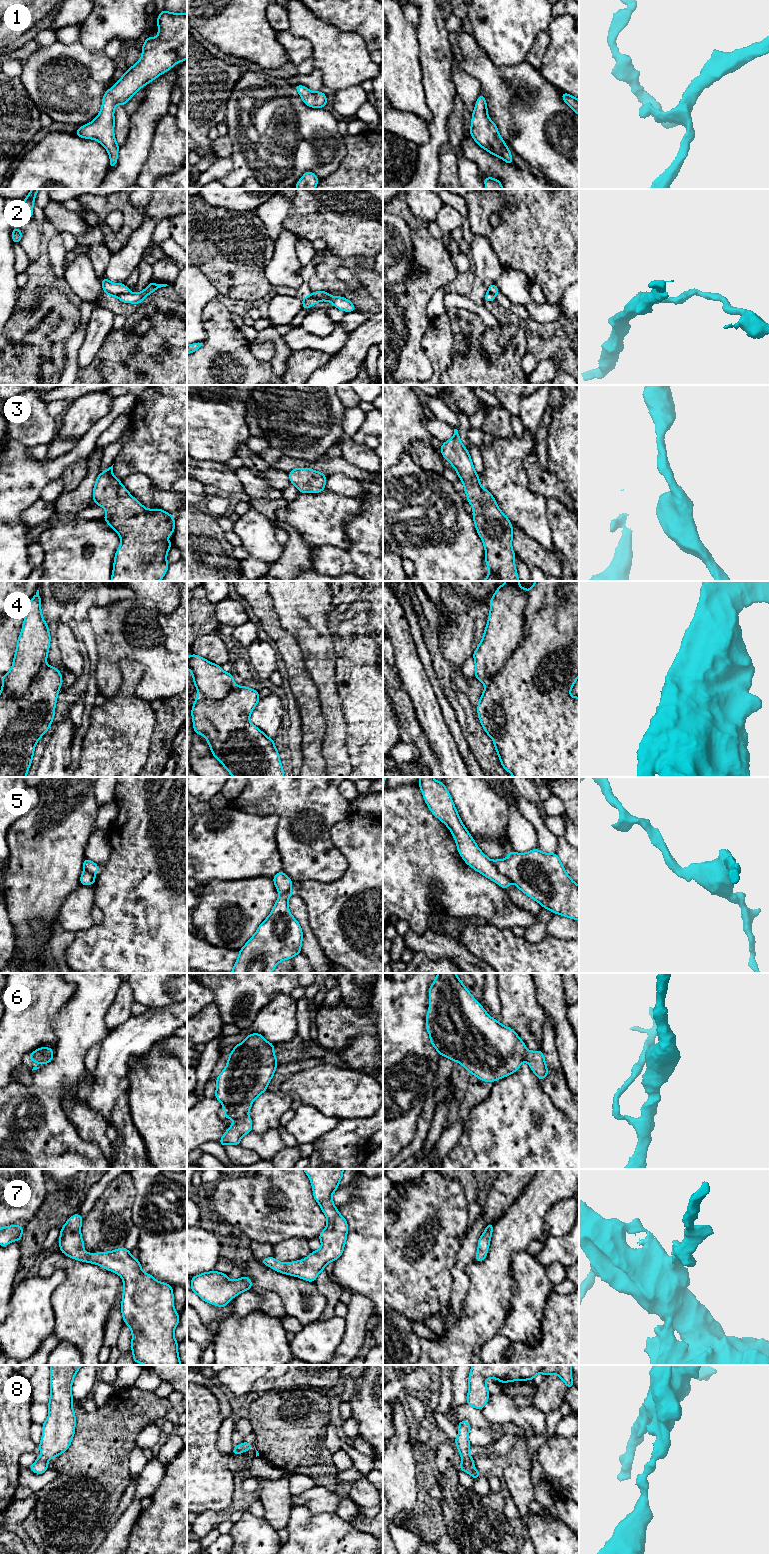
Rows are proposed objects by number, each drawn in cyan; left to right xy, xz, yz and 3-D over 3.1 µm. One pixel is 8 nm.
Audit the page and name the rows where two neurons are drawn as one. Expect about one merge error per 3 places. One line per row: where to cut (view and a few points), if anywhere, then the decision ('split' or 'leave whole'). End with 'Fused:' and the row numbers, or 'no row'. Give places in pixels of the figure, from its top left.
1: cut none; leave whole
2: cut xy (129, 291), (116, 296); split
3: cut none; leave whole
4: cut yz (528, 591), (523, 636), (505, 664), (485, 686); split
5: cut yz (492, 861), (493, 865), (508, 879); split
6: cut none; leave whole
7: cut none; leave whole
8: cut none; leave whole
Fused: 2, 4, 5

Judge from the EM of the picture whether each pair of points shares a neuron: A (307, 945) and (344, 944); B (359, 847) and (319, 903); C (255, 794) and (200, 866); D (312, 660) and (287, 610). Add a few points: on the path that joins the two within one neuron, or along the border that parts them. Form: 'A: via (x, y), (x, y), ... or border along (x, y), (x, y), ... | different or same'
A: border along (309, 924), (323, 954), (330, 962) | different
B: via (359, 863), (359, 870), (335, 894) | same
C: border along (227, 805), (238, 810), (265, 816) | different
D: via (312, 648), (312, 635), (299, 622) | same

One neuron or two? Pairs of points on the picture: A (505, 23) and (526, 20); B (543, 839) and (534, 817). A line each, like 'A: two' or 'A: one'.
A: one
B: one

